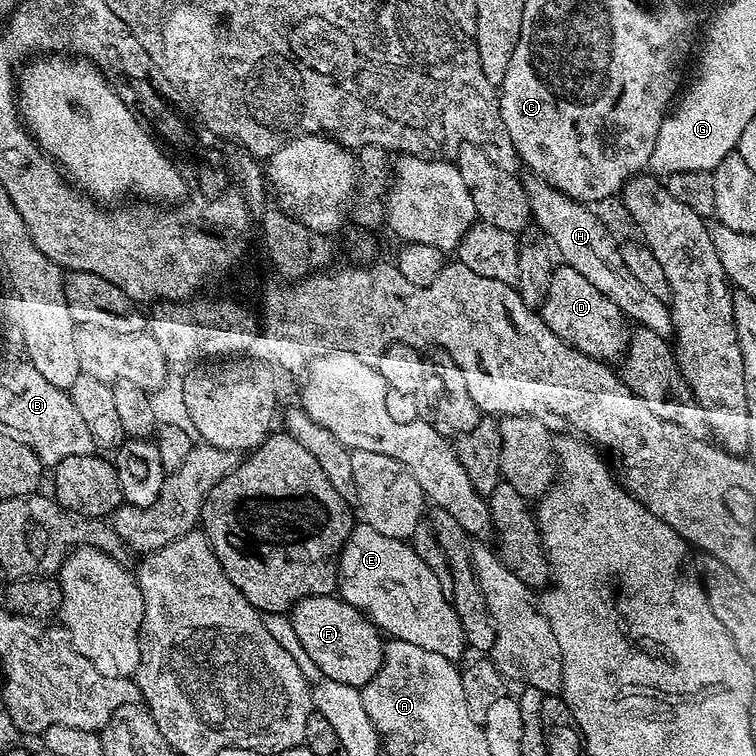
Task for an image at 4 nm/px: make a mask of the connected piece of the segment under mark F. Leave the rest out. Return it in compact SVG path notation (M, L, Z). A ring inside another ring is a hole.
M339 595L307 596L290 609L290 619L302 650L334 682L346 682L346 686L361 689L378 674L384 661L385 637L379 628L354 606L350 606Z

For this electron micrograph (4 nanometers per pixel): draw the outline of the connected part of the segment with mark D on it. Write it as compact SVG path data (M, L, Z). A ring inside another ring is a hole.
M567 266L553 267L550 286L538 315L544 319L546 326L550 326L550 330L554 330L554 334L558 334L558 338L562 338L562 342L590 358L613 362L625 355L630 335L629 321L606 294L578 274L577 270Z

